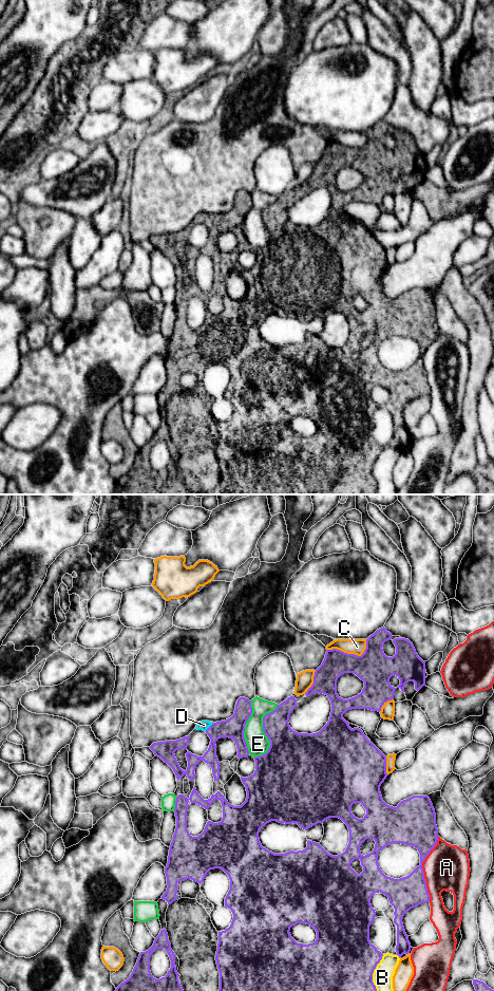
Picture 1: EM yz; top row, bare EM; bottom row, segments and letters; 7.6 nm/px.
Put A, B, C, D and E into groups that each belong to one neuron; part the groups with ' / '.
A / B E / C / D

